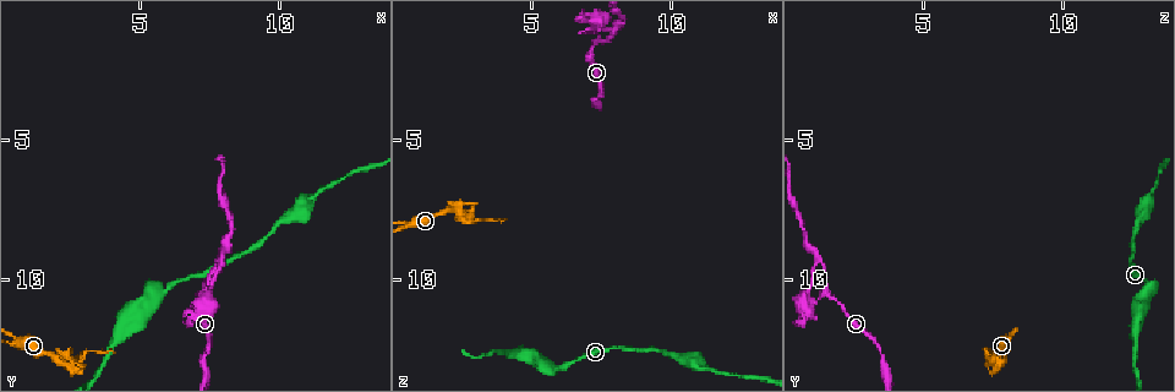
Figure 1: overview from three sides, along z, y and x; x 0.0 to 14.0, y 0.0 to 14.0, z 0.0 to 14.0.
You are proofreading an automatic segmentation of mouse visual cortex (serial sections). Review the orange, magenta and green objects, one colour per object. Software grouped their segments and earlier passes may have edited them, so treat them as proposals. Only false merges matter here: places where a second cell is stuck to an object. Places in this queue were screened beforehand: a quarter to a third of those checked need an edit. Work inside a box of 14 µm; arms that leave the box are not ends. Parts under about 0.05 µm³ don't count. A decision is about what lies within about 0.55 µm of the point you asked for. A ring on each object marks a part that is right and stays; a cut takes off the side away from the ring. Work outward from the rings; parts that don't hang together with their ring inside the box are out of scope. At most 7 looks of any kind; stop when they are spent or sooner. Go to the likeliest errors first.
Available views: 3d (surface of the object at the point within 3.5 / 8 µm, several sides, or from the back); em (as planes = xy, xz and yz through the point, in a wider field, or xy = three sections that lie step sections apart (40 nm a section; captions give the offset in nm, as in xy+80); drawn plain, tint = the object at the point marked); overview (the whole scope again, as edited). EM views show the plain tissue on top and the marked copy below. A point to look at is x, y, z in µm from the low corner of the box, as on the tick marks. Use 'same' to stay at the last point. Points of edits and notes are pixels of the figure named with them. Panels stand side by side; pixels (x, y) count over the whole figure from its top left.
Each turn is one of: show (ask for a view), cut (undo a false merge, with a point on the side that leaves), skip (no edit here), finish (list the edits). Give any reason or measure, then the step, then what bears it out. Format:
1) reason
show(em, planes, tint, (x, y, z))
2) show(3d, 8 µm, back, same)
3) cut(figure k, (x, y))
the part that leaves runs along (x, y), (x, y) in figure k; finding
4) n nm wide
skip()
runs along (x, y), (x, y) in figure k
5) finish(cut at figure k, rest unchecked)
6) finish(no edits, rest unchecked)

branch point
show(3d, 3.5 µm, (7.9, 9.2, 1.2))

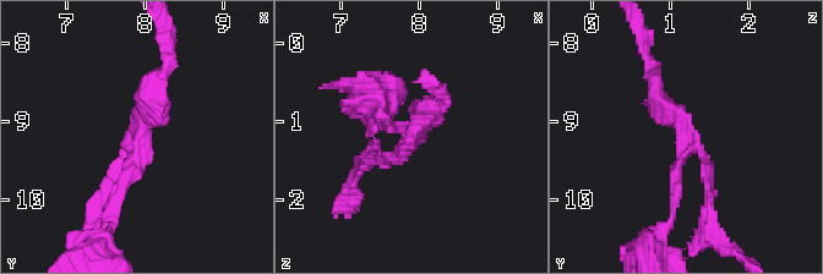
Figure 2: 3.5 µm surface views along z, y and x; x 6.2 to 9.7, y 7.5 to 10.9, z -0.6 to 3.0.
3 arms; arms of 150, 150, 250 nm; now the EM
show(em, xy, step 2, tint, (7.85, 9.30, 1.30))

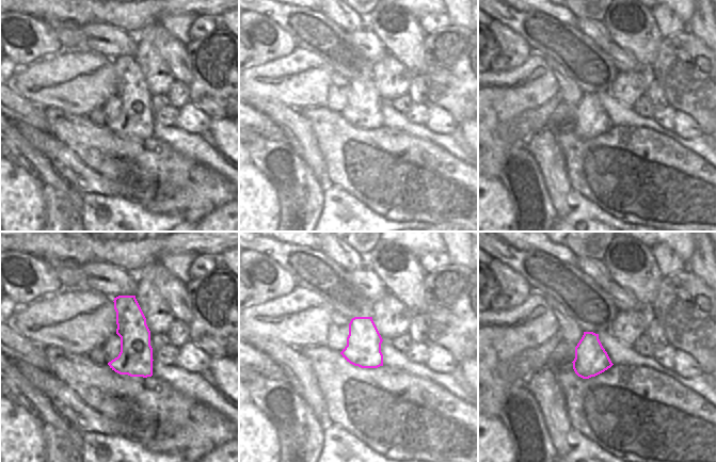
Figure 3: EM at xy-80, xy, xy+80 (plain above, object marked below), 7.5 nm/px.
skip()
runs along (377, 160), (414, 138), (385, 126) in figure 2; one cell here

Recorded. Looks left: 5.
a narrow waist
show(3d, 3.5 µm, (2.4, 12.9, 7.6))

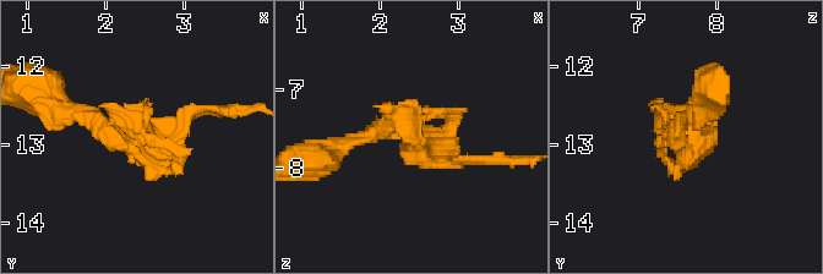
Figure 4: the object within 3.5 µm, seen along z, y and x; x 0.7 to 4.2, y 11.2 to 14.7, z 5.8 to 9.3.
show(em, xy, step 1, tint, (2.40, 12.90, 7.65))

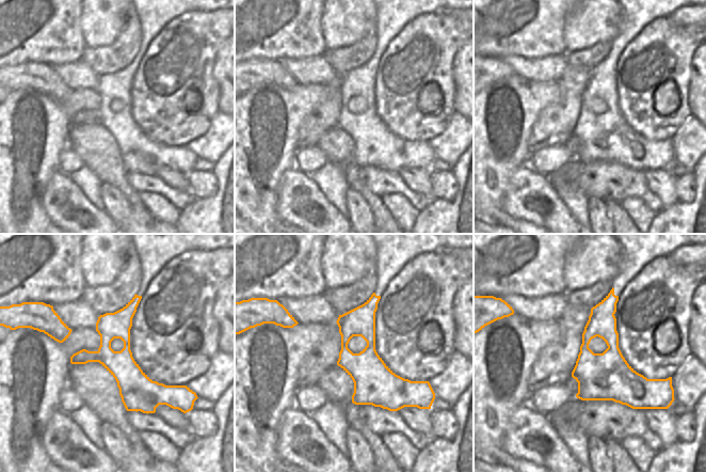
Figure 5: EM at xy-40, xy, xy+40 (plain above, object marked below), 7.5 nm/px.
300 nm wide
cut(figure 4, (173, 133))
border along (97, 351), (98, 361) in figure 5; a second cell is stuck on

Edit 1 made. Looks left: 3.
finish(cut at figure 4, rest unchecked)

